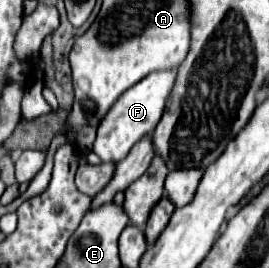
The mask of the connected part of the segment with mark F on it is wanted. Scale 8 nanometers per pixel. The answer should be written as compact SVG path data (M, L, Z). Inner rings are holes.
M177 67L149 73L137 85L127 89L127 93L123 93L123 97L109 109L107 117L97 127L97 139L93 143L93 151L101 157L101 161L121 161L137 141L141 141L145 135L151 135L165 111L167 99L175 85L175 75Z

